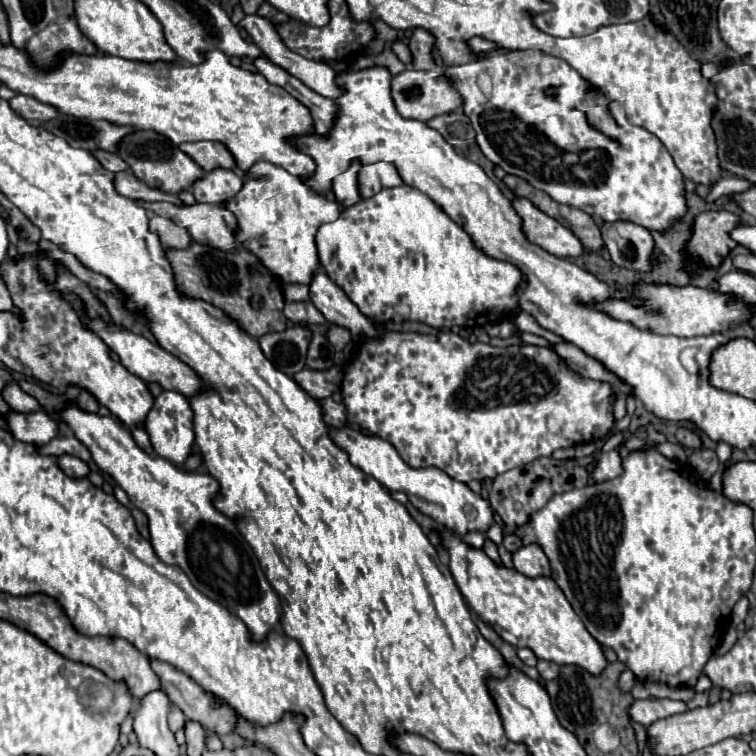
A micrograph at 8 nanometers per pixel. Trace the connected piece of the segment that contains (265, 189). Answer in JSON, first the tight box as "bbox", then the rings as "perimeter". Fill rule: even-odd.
{"bbox":[227,161,339,285],"perimeter":[[[267,161],[253,165],[253,169],[245,175],[245,185],[241,193],[237,193],[237,197],[227,201],[227,209],[235,213],[237,217],[237,223],[239,223],[237,239],[271,271],[275,279],[279,279],[281,285],[309,285],[313,281],[315,273],[321,269],[321,261],[319,261],[317,245],[315,245],[317,227],[321,223],[335,221],[339,217],[339,205],[335,201],[329,201],[327,197],[315,193],[299,177]]]}

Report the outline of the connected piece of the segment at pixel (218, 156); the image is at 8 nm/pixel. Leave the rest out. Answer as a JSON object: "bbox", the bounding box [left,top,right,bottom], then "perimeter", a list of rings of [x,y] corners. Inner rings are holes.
{"bbox":[179,141,235,173],"perimeter":[[[197,141],[197,143],[181,143],[179,149],[187,153],[205,173],[213,169],[235,169],[235,159],[227,151],[223,143],[215,141]]]}

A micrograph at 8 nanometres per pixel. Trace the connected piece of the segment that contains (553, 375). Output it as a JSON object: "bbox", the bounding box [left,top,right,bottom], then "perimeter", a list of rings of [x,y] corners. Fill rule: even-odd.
{"bbox":[341,331,615,483],"perimeter":[[[389,331],[385,333],[383,341],[363,341],[357,349],[357,359],[351,363],[343,377],[341,385],[341,395],[345,409],[349,413],[349,421],[353,421],[377,435],[383,437],[385,441],[391,441],[391,445],[397,449],[401,459],[411,465],[411,467],[437,467],[445,471],[451,479],[467,483],[471,479],[483,481],[483,479],[495,479],[497,475],[507,473],[509,469],[523,467],[537,457],[549,457],[553,451],[571,447],[575,443],[593,443],[597,439],[603,439],[615,425],[613,417],[613,403],[615,403],[615,387],[605,381],[595,381],[595,379],[585,379],[579,373],[571,371],[551,349],[547,347],[537,347],[537,345],[511,345],[511,347],[493,347],[485,343],[469,343],[467,339],[459,337],[457,333],[435,333],[435,335],[423,335],[423,333],[401,333],[401,331]]]}

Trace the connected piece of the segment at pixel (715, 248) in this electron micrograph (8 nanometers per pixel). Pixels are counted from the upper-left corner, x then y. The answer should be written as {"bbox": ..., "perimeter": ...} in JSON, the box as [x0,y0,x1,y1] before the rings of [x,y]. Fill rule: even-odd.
{"bbox":[689,211,749,265],"perimeter":[[[705,211],[695,217],[695,231],[689,243],[689,251],[701,261],[717,265],[739,243],[731,239],[731,231],[739,225],[749,225],[743,217],[731,211]]]}

